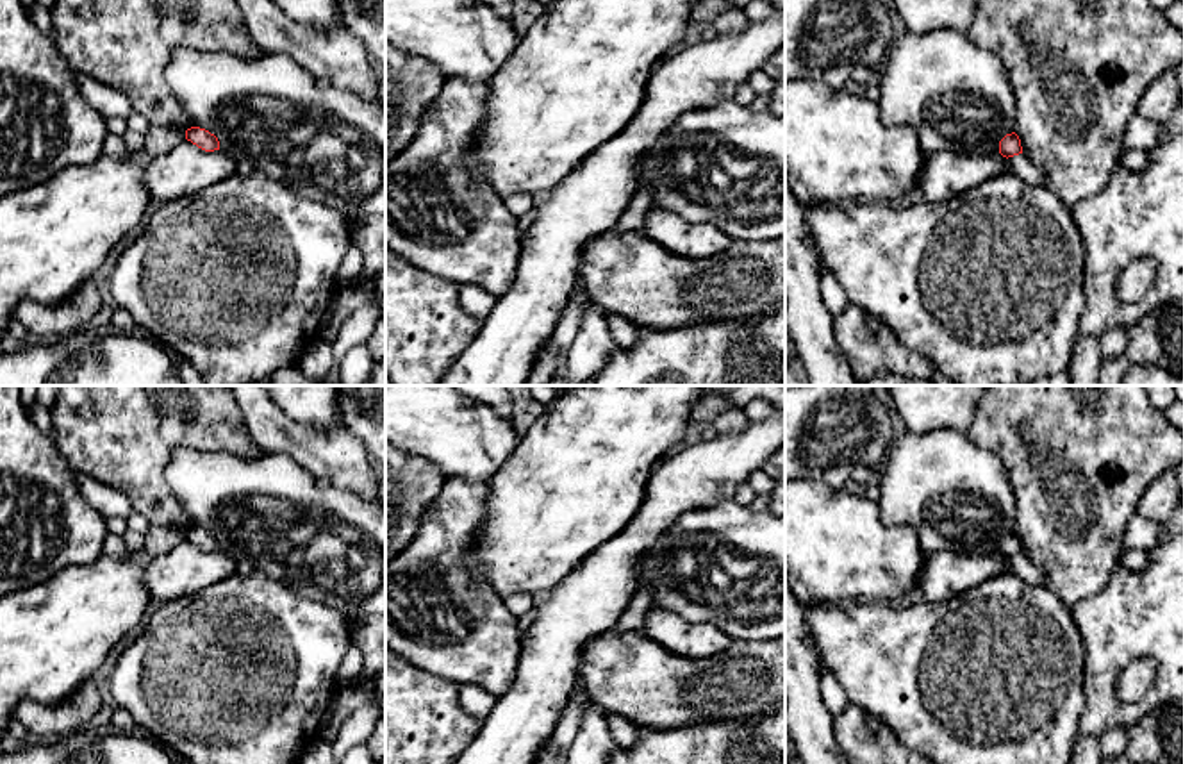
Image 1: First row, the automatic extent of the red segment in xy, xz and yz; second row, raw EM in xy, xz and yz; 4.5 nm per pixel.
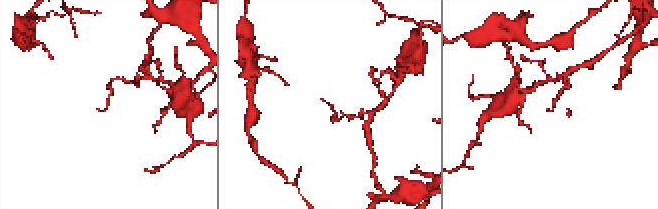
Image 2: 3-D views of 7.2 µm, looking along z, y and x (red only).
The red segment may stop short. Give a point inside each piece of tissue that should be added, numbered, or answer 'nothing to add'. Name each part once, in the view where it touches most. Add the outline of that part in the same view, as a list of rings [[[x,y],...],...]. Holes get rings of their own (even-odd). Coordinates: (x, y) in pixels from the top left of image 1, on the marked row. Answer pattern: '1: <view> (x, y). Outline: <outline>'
nothing to add

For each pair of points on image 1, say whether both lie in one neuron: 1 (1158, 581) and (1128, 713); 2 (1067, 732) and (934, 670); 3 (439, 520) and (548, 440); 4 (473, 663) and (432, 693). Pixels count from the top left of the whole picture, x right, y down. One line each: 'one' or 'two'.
1: one
2: one
3: two
4: two

